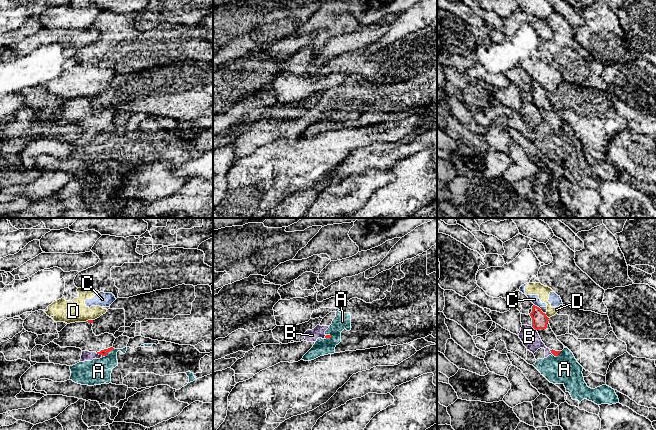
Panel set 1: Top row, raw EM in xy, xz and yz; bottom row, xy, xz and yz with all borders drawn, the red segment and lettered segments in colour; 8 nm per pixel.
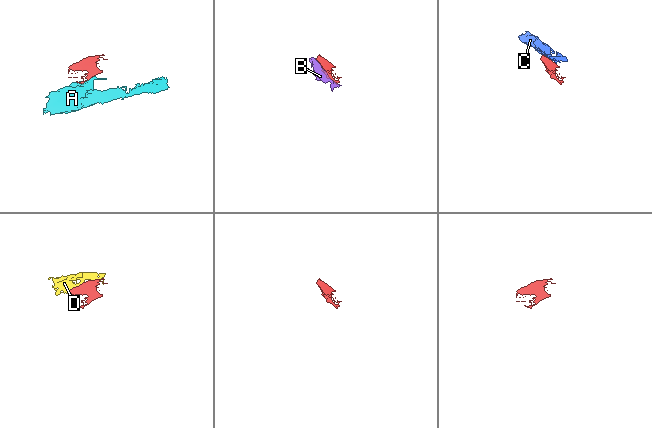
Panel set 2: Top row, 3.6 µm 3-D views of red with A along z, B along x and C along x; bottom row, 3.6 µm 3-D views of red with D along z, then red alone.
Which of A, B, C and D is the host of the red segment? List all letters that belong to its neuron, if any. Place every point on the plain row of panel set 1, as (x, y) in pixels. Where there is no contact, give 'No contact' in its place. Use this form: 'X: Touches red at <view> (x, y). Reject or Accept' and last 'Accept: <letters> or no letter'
A: Touches red at xy (109, 127). Reject
B: Touches red at xy (99, 130). Reject
C: Touches red at yz (536, 82). Reject
D: Touches red at yz (546, 92). Reject
Accept: no letter

